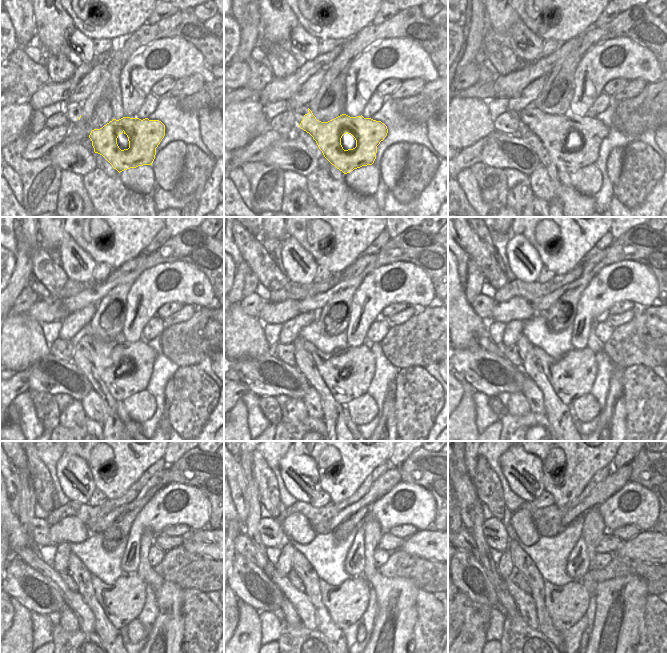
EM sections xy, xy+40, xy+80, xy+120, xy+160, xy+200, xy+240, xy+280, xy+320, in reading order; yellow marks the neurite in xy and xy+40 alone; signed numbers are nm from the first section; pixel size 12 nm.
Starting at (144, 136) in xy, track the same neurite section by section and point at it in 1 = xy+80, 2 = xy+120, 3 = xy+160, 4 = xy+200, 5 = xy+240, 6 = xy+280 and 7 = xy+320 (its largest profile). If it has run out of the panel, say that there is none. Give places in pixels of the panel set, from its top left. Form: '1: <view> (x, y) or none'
1: xy+80 (553, 131)
2: xy+120 (106, 354)
3: xy+160 (360, 361)
4: xy+200 (571, 375)
5: xy+240 (123, 601)
6: xy+280 (346, 603)
7: xy+320 (566, 605)

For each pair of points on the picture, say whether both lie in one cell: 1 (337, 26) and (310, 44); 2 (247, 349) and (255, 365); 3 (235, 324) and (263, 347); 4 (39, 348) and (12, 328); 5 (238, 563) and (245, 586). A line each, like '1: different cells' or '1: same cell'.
1: different cells
2: different cells
3: same cell
4: same cell
5: same cell

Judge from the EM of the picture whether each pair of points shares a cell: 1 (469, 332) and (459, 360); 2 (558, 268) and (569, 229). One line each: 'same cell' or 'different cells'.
1: different cells
2: same cell

